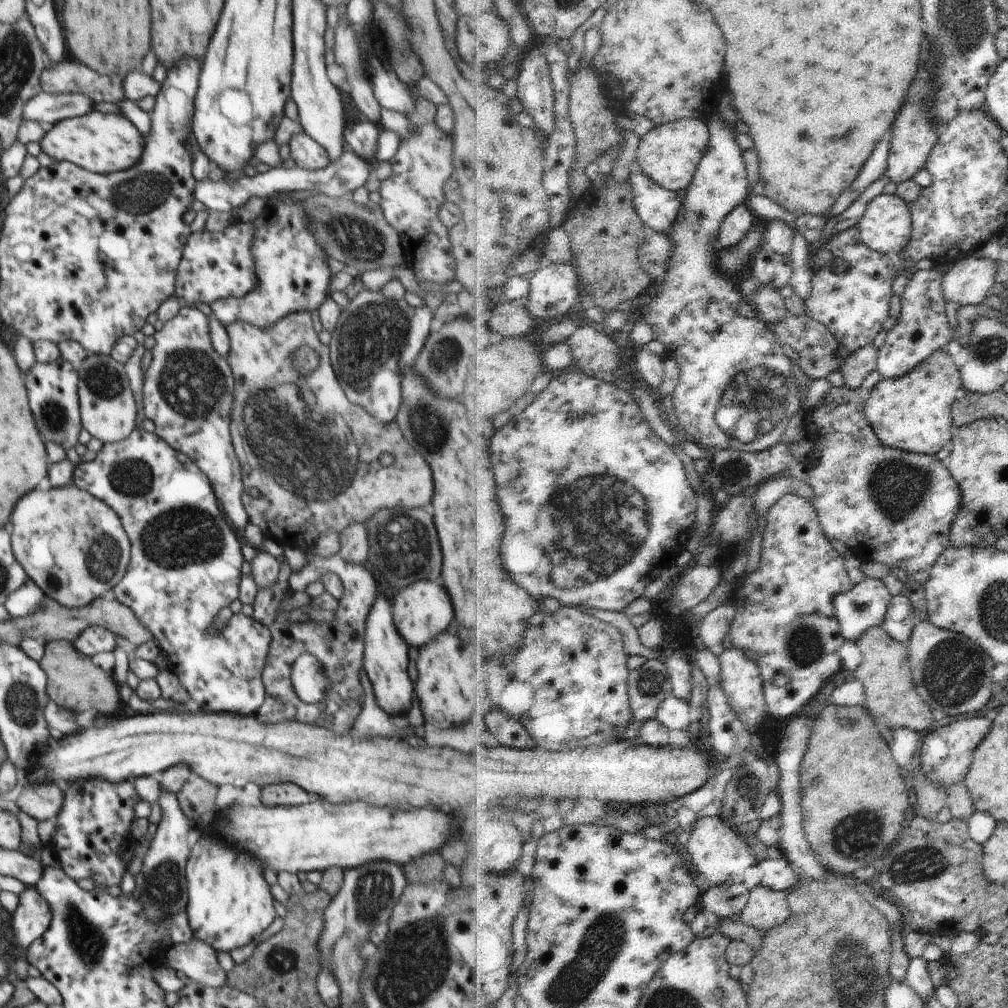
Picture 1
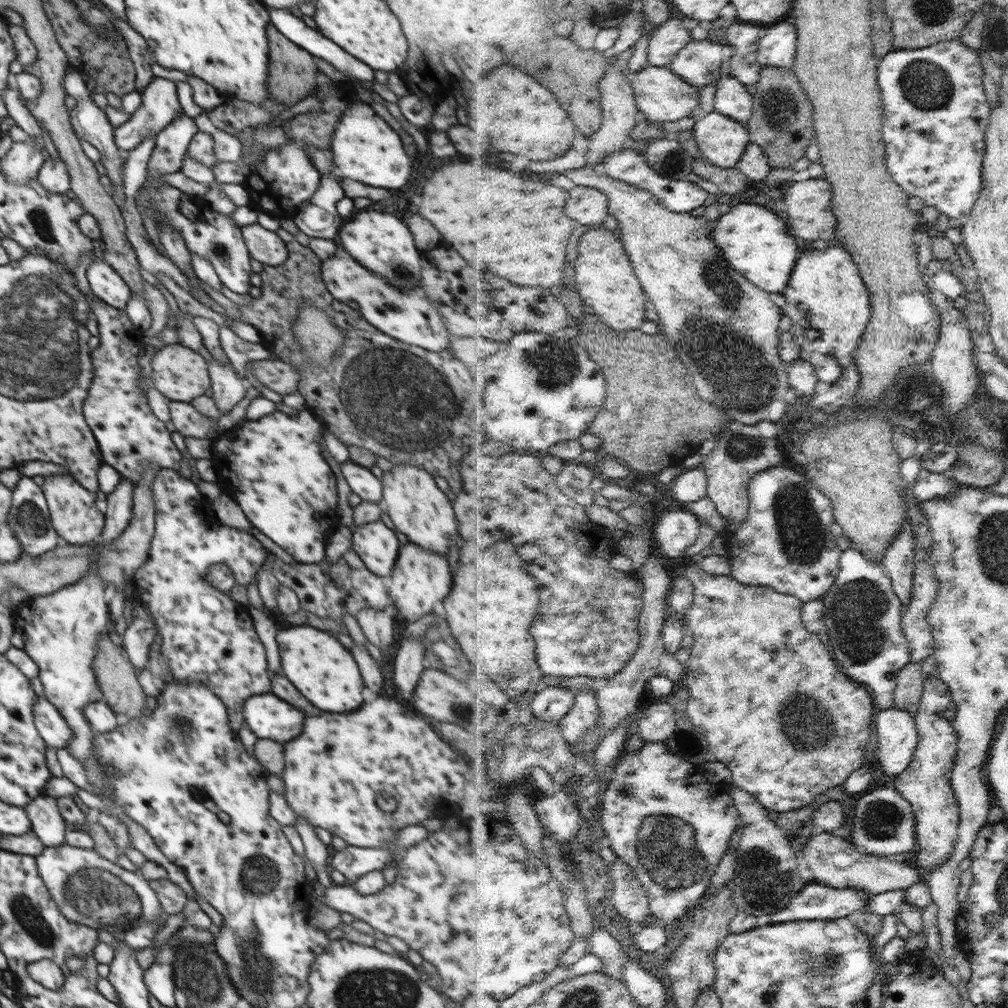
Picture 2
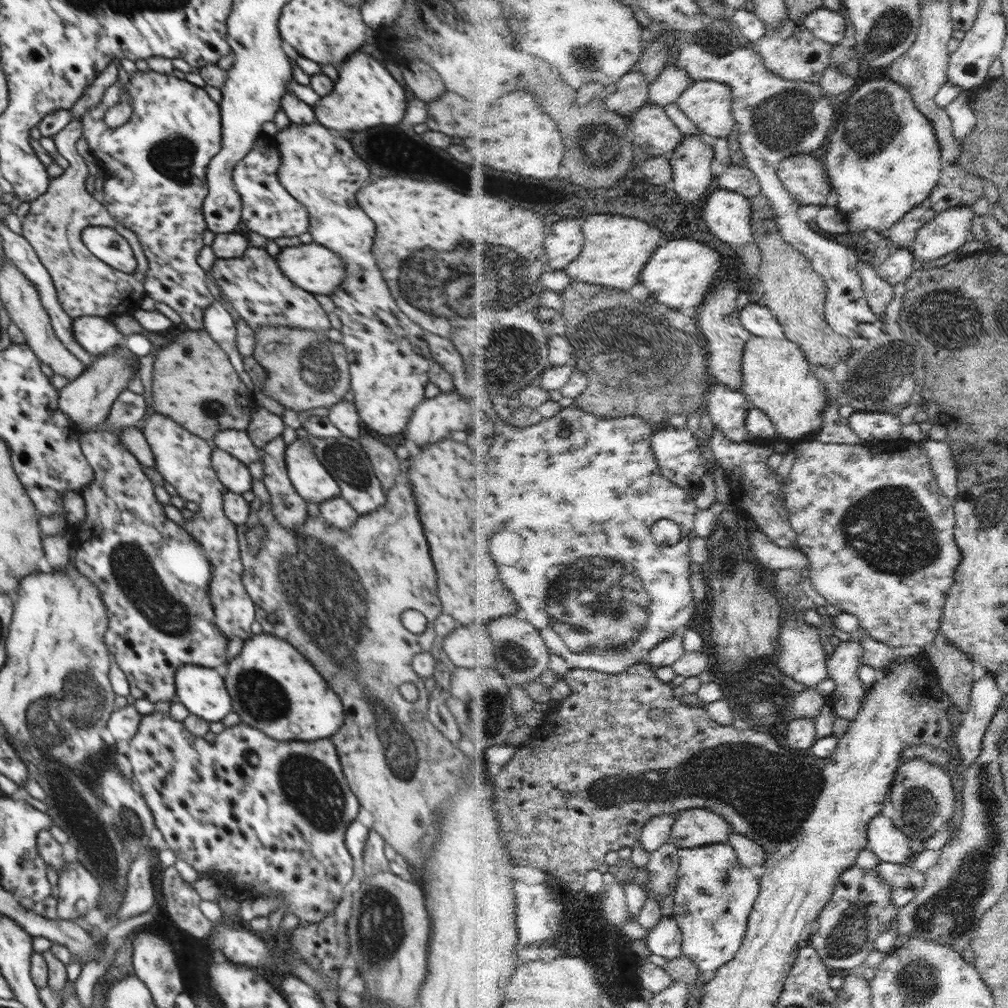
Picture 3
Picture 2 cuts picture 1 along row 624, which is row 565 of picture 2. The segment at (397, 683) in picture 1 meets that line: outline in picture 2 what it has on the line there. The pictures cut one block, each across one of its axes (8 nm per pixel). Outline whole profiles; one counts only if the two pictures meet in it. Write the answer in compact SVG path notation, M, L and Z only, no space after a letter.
M381 520L356 526L352 531L352 550L370 572L387 580L401 548L396 534Z

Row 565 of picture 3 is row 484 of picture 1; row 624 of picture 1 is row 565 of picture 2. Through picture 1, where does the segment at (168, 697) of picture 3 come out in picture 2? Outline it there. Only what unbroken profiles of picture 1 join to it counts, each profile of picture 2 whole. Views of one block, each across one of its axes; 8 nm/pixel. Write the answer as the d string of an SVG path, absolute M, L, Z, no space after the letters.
M161 469L152 486L155 506L155 531L148 551L148 561L136 571L131 579L133 600L148 608L156 624L156 630L162 636L161 654L176 683L204 684L216 698L226 706L231 727L238 733L242 723L244 702L255 695L270 694L272 690L266 651L258 639L253 626L249 607L230 599L228 593L219 592L207 582L211 565L222 563L230 567L236 585L247 588L252 581L257 581L258 571L266 563L268 551L262 543L248 531L219 525L218 530L210 524L208 512L212 508L209 500L198 490L197 484L182 477L174 469Z

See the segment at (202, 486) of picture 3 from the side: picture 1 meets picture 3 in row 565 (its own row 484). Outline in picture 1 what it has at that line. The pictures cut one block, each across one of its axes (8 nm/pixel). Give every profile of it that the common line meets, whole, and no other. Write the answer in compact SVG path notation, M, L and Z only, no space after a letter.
M182 306L177 316L168 320L162 329L155 332L156 344L152 348L152 362L144 379L144 414L146 419L152 420L156 425L154 432L156 436L164 440L173 450L187 455L206 474L213 494L222 506L222 512L234 526L243 528L249 519L243 506L244 486L241 482L241 467L231 442L229 426L235 383L227 360L221 358L212 347L209 320L210 318L196 307Z

